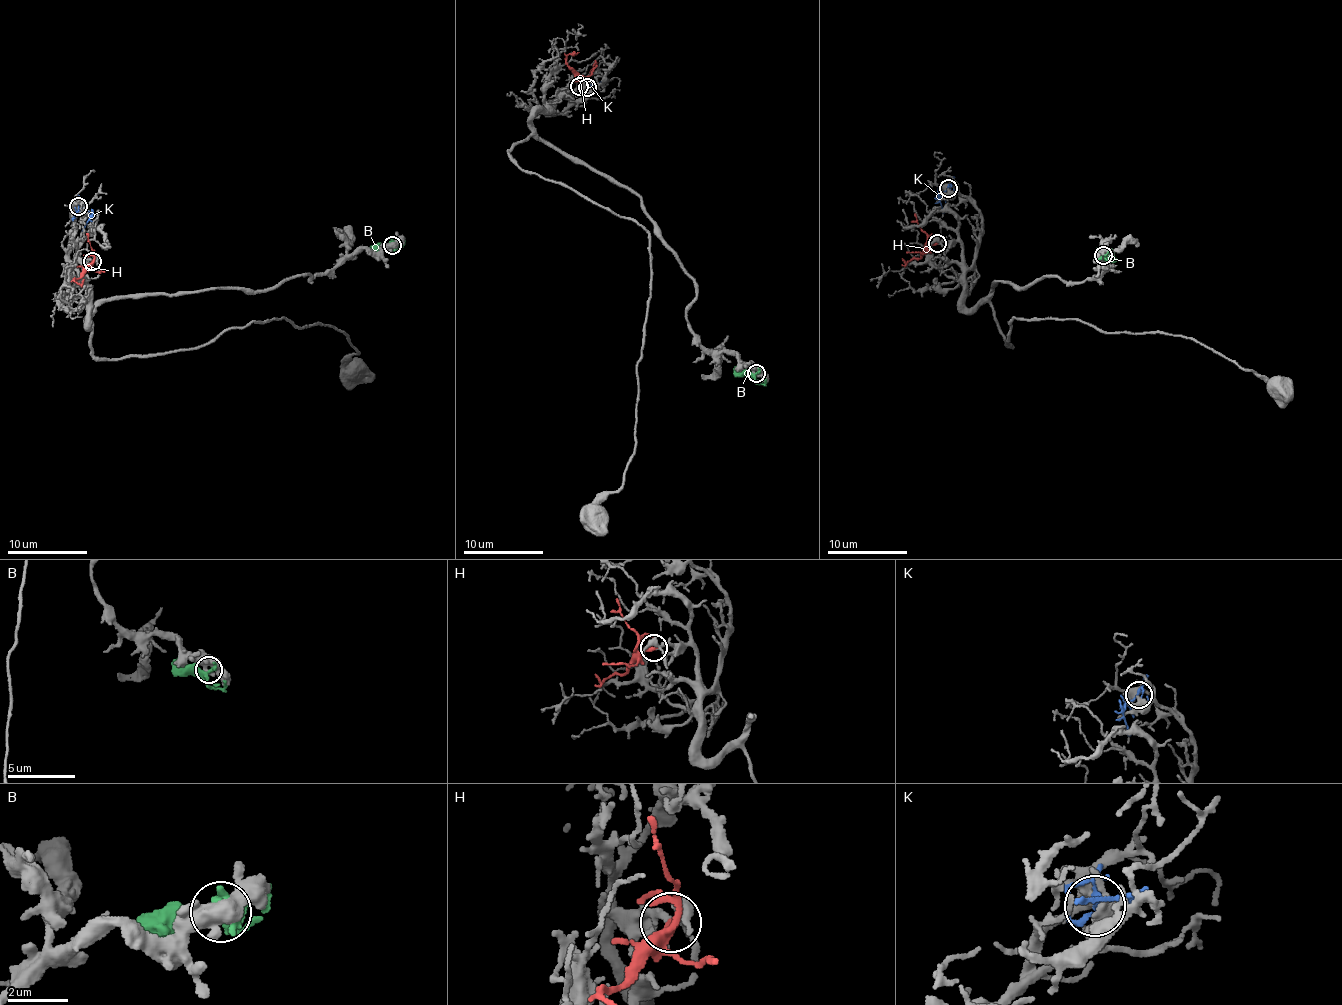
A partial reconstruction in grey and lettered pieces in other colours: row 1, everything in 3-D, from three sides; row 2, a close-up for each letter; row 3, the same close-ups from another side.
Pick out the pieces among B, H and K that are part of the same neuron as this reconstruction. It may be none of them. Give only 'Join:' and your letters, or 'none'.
Join: H

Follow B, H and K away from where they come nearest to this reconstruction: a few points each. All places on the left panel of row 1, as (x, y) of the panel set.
B: (392, 244), (369, 248)
H: (93, 260), (86, 271), (74, 278), (79, 282), (84, 279)
K: (79, 206), (89, 216), (83, 230)

